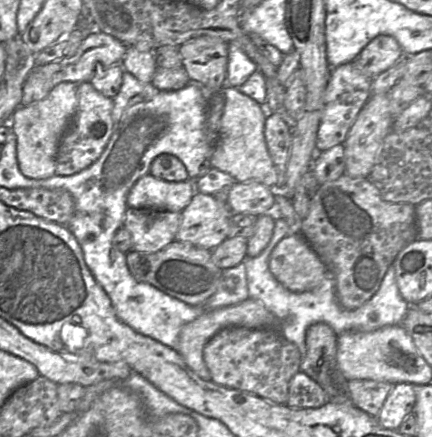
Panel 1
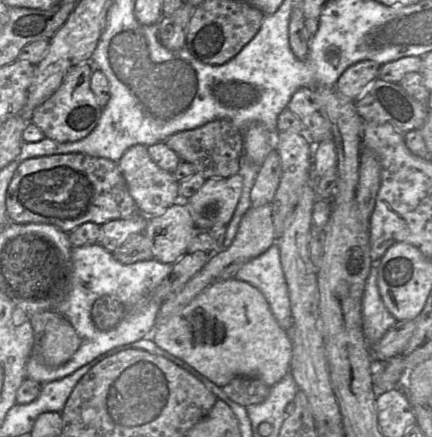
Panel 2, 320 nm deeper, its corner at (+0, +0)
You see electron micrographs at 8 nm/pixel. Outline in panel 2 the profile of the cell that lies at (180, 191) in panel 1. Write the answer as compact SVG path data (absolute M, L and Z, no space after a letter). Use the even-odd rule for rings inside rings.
M142 144L131 146L117 163L126 181L130 195L134 199L140 213L145 216L159 216L169 206L180 200L178 193L179 181L174 178L171 172L165 171L156 165L149 155L147 146Z

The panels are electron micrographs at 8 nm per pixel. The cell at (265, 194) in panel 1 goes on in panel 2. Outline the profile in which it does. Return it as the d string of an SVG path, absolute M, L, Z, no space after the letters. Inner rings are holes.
M239 173L226 178L208 178L201 188L184 200L194 224L205 229L227 225L239 202L243 179Z

